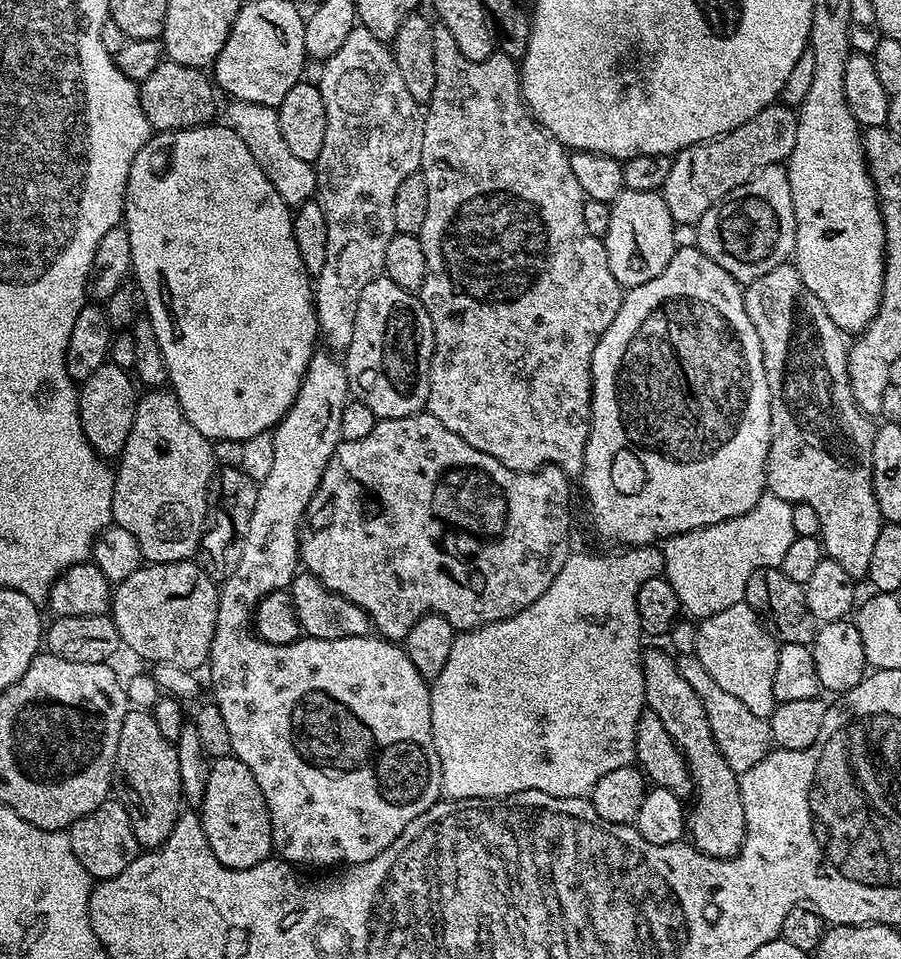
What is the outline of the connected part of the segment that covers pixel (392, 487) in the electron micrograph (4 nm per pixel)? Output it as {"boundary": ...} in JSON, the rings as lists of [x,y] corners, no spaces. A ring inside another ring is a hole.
{"boundary":[[[427,410],[402,418],[377,419],[374,430],[370,430],[366,438],[341,440],[334,450],[314,498],[304,512],[300,541],[302,564],[310,575],[320,579],[322,586],[359,606],[372,619],[375,631],[383,639],[403,641],[414,622],[430,612],[446,617],[457,630],[481,628],[484,624],[493,624],[526,610],[526,606],[538,602],[538,598],[546,594],[550,582],[558,578],[558,570],[562,570],[570,554],[568,531],[572,528],[572,512],[568,507],[572,504],[572,492],[568,484],[570,478],[558,466],[539,468],[537,472],[519,472],[510,470],[510,466],[502,466],[498,458],[490,458],[490,454],[474,450],[474,446],[458,438],[454,430],[446,430],[446,426],[442,426],[442,422],[438,422],[438,418],[431,416]]]}

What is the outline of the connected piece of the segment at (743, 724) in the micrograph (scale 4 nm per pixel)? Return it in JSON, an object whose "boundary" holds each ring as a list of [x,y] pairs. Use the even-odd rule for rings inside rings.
{"boundary":[[[695,654],[681,655],[676,660],[676,665],[682,678],[686,678],[686,682],[690,682],[690,686],[694,686],[694,694],[698,694],[698,698],[702,698],[702,706],[706,706],[706,718],[710,718],[710,730],[714,734],[714,742],[718,746],[722,758],[730,766],[730,770],[742,774],[746,770],[758,766],[758,762],[762,762],[762,758],[766,758],[774,748],[768,721],[758,718],[758,714],[753,714],[742,702],[738,702],[738,698],[734,698],[734,694],[722,690],[722,686],[718,686],[718,682],[714,682],[714,678],[710,678],[706,666],[702,666],[702,662],[698,662]]]}

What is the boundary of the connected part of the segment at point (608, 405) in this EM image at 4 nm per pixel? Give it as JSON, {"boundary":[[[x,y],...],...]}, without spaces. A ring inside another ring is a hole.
{"boundary":[[[677,248],[666,270],[662,270],[658,278],[650,278],[650,282],[625,291],[618,318],[610,322],[610,330],[602,334],[594,350],[592,422],[588,425],[582,481],[584,480],[584,492],[588,495],[588,504],[592,507],[592,524],[597,532],[612,544],[652,546],[670,536],[726,522],[730,518],[746,514],[746,510],[753,508],[766,492],[768,447],[772,437],[771,397],[762,362],[762,346],[758,342],[758,330],[754,330],[754,322],[750,322],[750,314],[746,314],[741,281],[726,274],[726,270],[718,266],[718,262],[706,258],[706,254],[699,248]]]}

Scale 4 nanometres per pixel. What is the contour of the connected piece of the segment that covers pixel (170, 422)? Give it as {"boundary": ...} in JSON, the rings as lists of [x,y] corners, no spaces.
{"boundary":[[[154,388],[137,399],[134,426],[130,426],[126,446],[119,454],[120,468],[118,464],[115,469],[111,523],[134,534],[134,542],[138,542],[141,557],[148,564],[190,560],[199,553],[200,539],[208,522],[210,489],[218,471],[212,446],[213,441],[207,440],[201,432],[194,430],[194,426],[190,426],[178,398],[171,390]]]}

